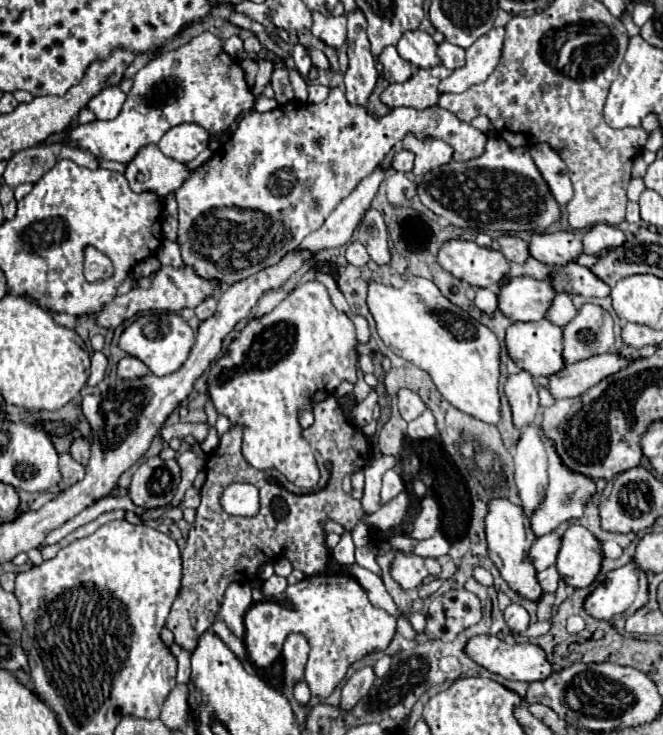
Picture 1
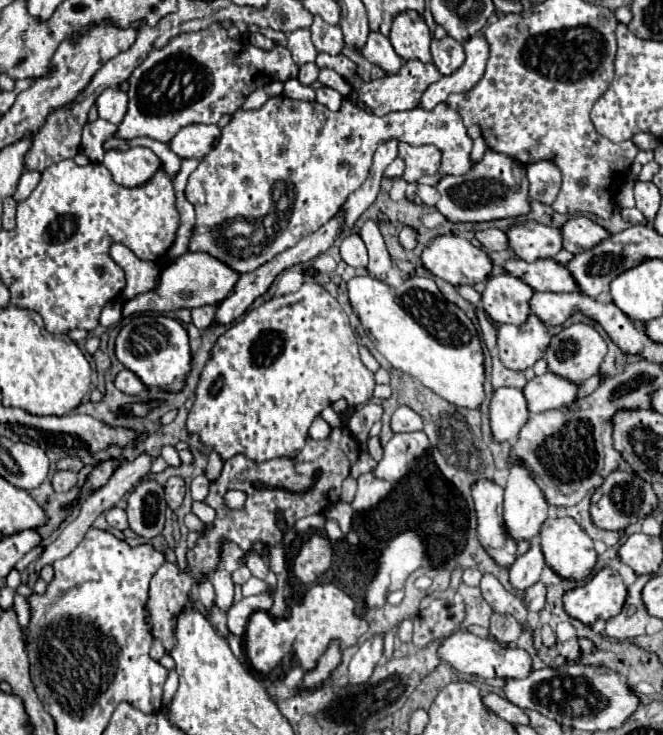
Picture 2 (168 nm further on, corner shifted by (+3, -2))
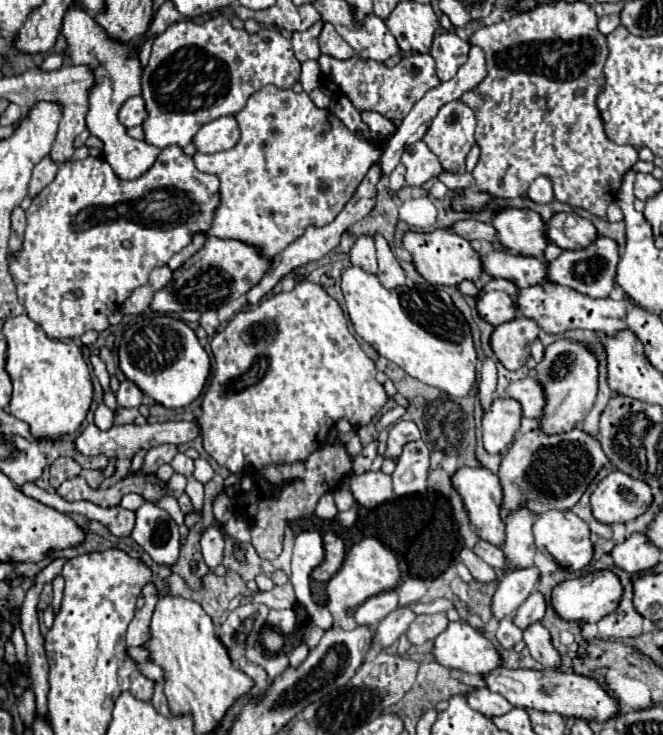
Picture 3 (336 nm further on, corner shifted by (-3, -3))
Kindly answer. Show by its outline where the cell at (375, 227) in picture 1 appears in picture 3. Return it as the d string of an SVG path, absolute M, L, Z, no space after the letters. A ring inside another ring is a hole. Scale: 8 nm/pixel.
M375 233L373 239L375 239L375 247L377 247L377 259L379 259L379 271L377 271L379 281L387 289L401 287L405 283L405 273L403 273L399 261L395 259L391 247L387 245L387 241L381 233Z

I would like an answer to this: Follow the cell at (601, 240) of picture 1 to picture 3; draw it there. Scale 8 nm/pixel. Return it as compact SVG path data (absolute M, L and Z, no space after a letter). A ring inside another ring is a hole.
M573 211L557 213L547 225L547 239L561 249L577 251L589 247L597 239L597 229L589 219Z

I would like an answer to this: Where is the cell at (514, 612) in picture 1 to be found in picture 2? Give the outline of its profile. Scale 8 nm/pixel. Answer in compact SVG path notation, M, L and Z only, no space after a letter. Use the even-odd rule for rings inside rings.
M493 614L491 616L491 626L489 632L495 636L499 642L515 642L521 634L521 624L509 616L509 614Z

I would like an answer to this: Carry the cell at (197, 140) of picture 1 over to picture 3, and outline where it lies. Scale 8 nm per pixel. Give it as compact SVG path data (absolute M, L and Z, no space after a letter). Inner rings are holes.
M233 115L215 119L207 125L203 125L197 135L193 137L193 145L199 153L217 153L235 147L239 141L239 127L235 123Z

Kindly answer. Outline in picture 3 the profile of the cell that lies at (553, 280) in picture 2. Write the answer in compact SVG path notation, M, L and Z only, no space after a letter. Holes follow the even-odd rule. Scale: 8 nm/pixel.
M489 251L481 257L483 271L489 273L495 279L511 279L517 287L533 287L547 283L547 269L549 263L535 259L535 257L523 257L523 255L511 255L507 251Z

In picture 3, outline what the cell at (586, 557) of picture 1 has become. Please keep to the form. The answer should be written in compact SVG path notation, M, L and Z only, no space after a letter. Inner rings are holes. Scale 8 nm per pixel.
M547 511L539 515L533 525L533 535L537 549L543 553L547 551L561 567L581 571L593 559L593 543L589 539L587 523L583 523L583 519L579 519L573 511Z

